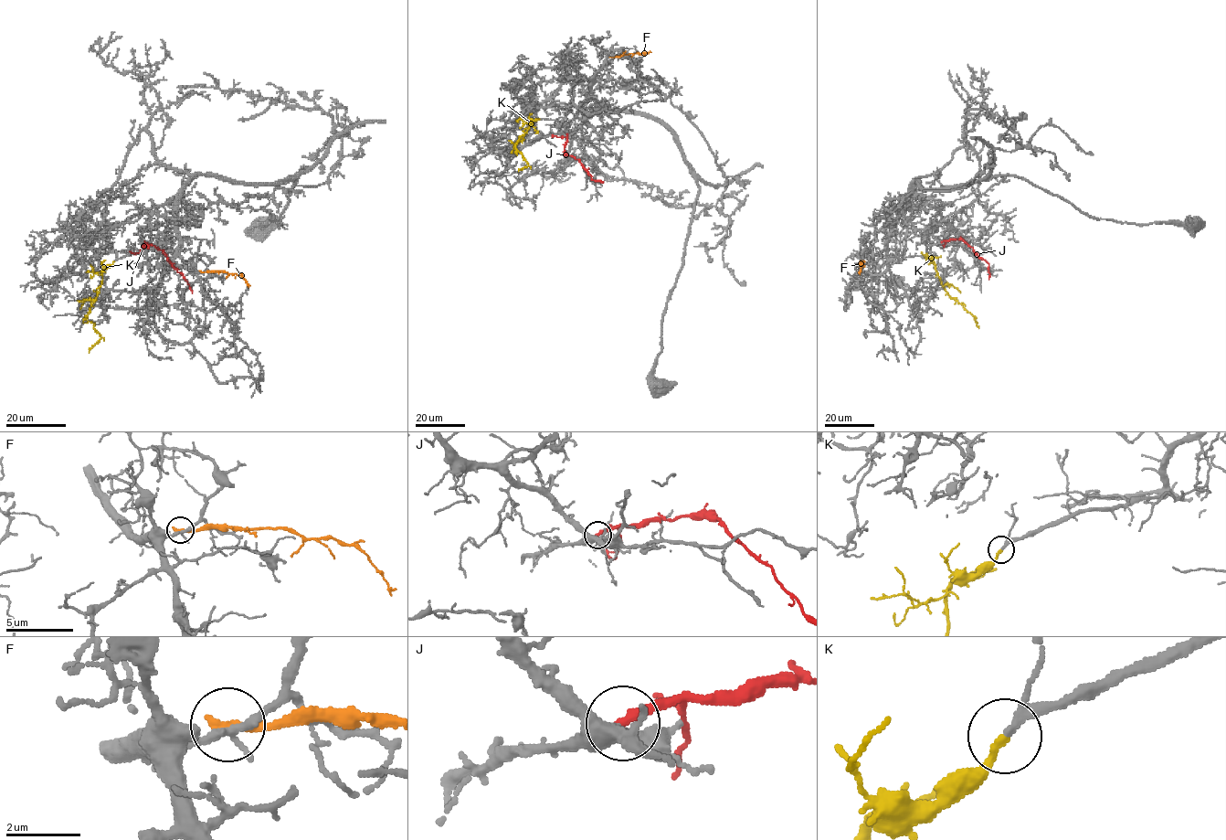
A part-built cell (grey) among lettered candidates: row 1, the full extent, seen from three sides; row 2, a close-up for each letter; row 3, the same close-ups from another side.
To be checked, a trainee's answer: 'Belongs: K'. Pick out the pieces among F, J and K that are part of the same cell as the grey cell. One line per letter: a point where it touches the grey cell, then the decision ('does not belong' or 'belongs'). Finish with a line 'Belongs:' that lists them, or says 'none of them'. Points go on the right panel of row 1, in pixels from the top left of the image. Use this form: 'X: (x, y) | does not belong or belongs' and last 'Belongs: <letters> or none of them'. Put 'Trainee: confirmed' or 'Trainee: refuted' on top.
Trainee: confirmed
F: (864, 261) | does not belong
J: (941, 242) | does not belong
K: (926, 253) | belongs
Belongs: K

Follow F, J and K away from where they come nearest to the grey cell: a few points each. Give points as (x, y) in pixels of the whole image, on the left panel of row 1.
F: (202, 271), (239, 274), (248, 286)
J: (147, 248), (144, 244), (154, 246), (166, 255), (192, 292)
K: (114, 261), (102, 271), (96, 300), (86, 318), (101, 337), (89, 352)

